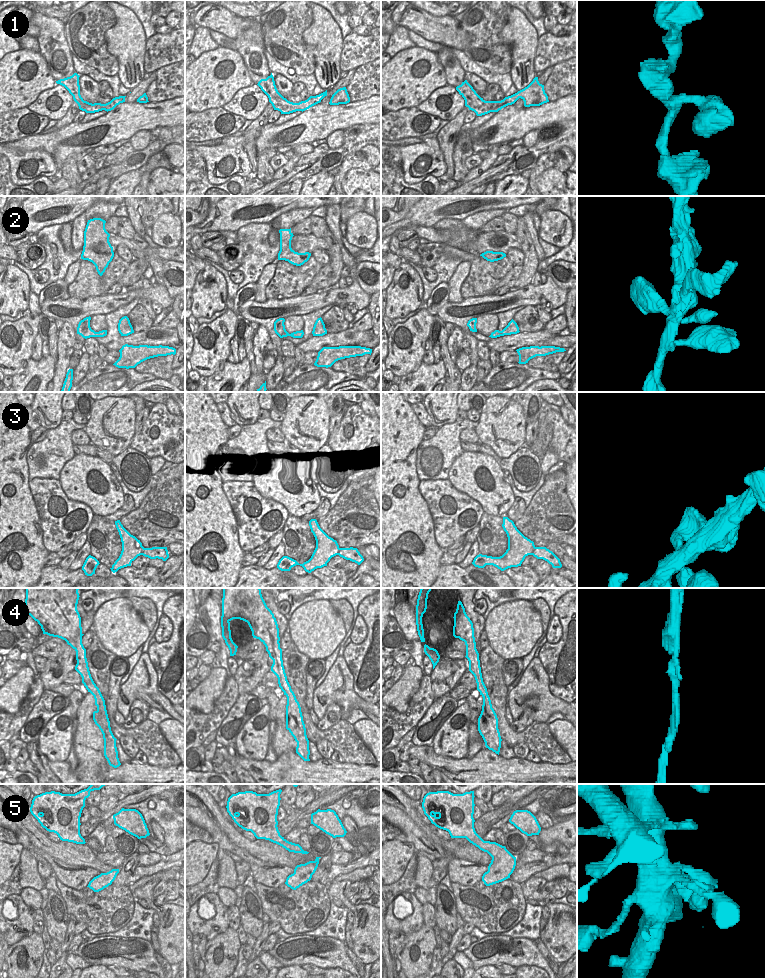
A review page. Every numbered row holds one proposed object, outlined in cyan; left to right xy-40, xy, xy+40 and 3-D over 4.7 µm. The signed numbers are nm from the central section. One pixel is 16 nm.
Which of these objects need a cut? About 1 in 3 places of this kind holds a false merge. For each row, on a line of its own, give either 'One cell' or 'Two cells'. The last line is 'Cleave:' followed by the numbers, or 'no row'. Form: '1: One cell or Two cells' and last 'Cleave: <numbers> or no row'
1: One cell
2: One cell
3: One cell
4: One cell
5: Two cells
Cleave: 5

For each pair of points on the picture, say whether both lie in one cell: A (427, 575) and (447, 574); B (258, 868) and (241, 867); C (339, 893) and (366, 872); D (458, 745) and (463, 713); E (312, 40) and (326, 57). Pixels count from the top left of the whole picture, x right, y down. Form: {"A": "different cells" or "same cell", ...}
{"A": "different cells", "B": "different cells", "C": "different cells", "D": "same cell", "E": "same cell"}

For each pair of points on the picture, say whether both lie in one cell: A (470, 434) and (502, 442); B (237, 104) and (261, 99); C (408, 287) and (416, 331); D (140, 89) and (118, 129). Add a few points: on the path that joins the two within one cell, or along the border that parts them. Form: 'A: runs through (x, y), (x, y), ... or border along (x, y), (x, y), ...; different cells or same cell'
A: border along (474, 429), (479, 441); different cells
B: runs through (241, 97), (247, 92), (255, 92); same cell
C: border along (423, 302), (418, 308); different cells
D: border along (125, 101), (136, 102); different cells

